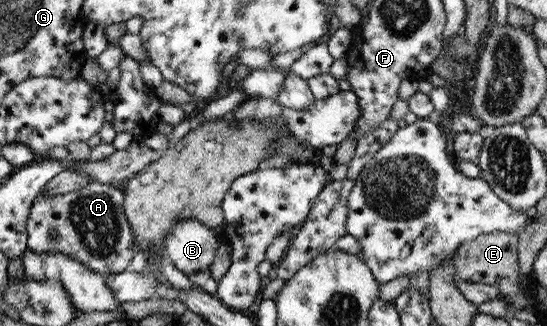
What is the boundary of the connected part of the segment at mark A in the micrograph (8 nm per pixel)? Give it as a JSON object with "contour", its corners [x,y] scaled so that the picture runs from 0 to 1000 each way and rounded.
{"contour":[[[174,558],[106,601],[68,598],[49,656],[48,761],[64,776],[112,770],[181,840],[229,831],[249,767],[243,709],[225,653],[225,610],[214,577]]]}

